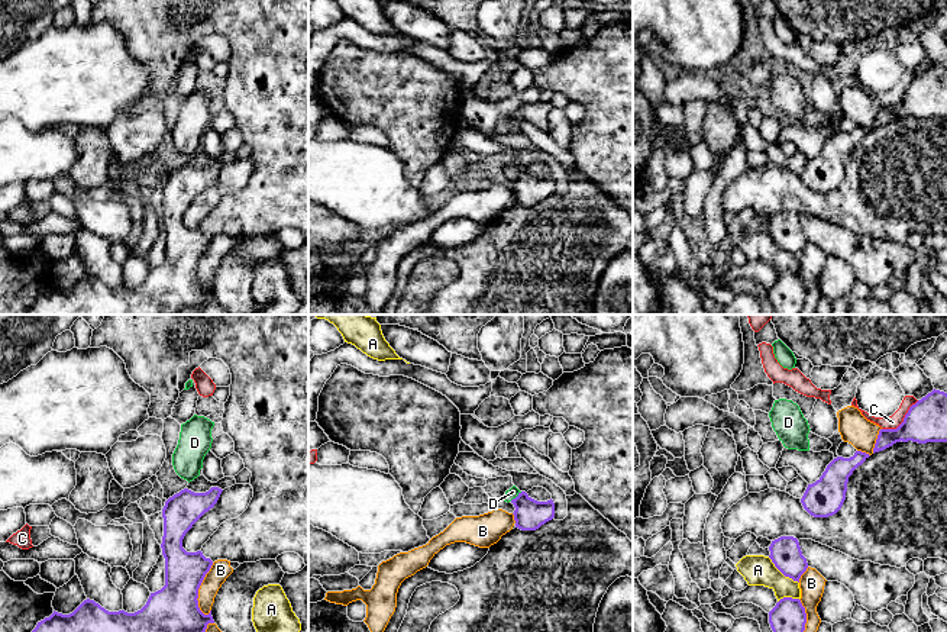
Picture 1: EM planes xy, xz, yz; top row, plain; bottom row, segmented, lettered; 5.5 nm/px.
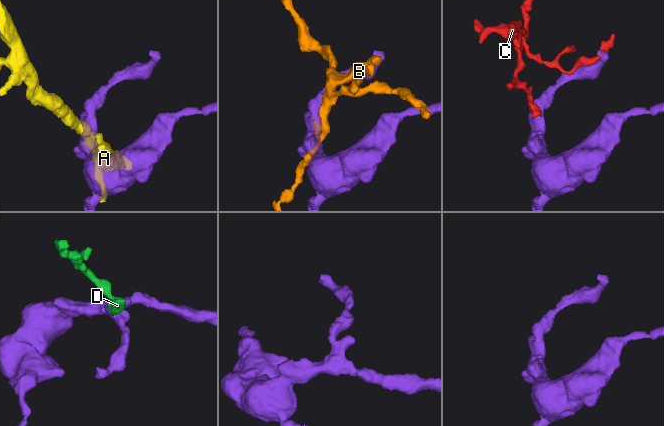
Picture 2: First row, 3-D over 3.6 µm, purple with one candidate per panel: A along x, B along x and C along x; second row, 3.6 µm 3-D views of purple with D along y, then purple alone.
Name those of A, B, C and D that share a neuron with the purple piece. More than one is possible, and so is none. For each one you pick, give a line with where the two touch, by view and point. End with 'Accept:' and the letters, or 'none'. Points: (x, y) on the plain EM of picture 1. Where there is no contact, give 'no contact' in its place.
D: contact xz (517, 171)
Accept: D

